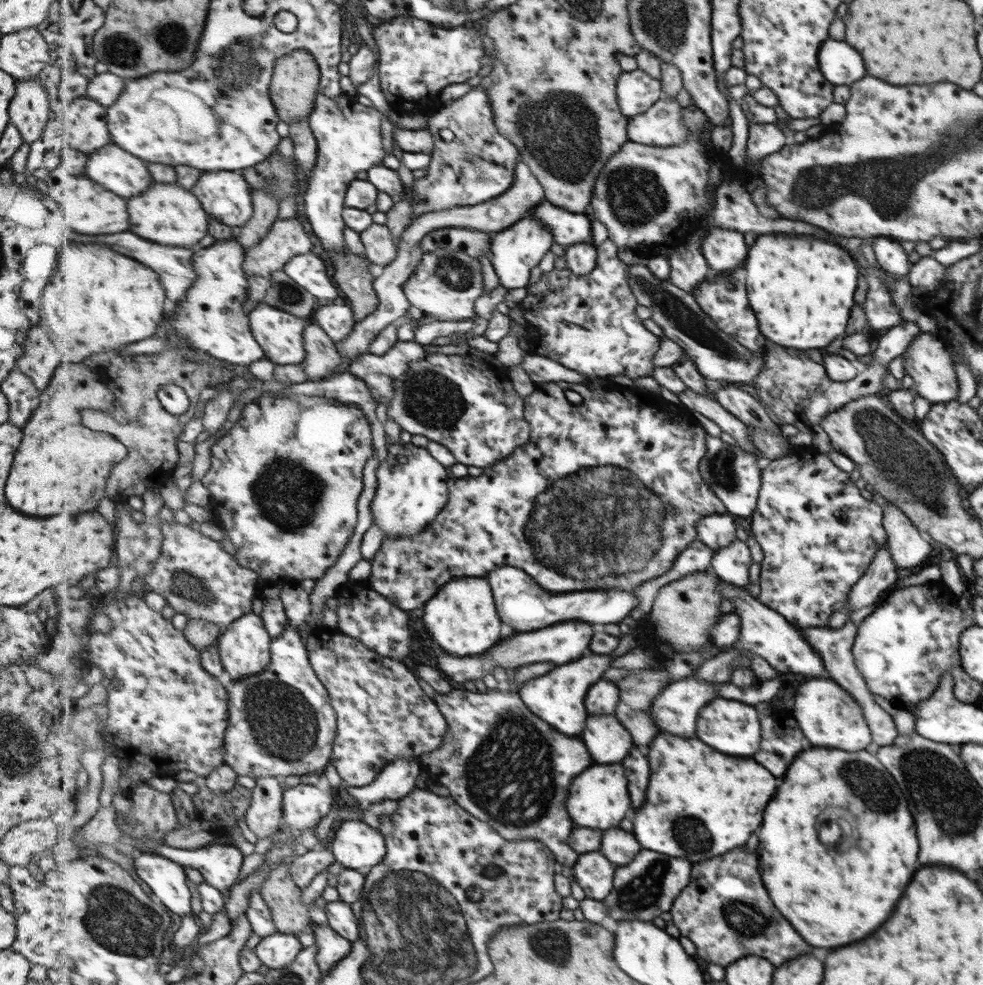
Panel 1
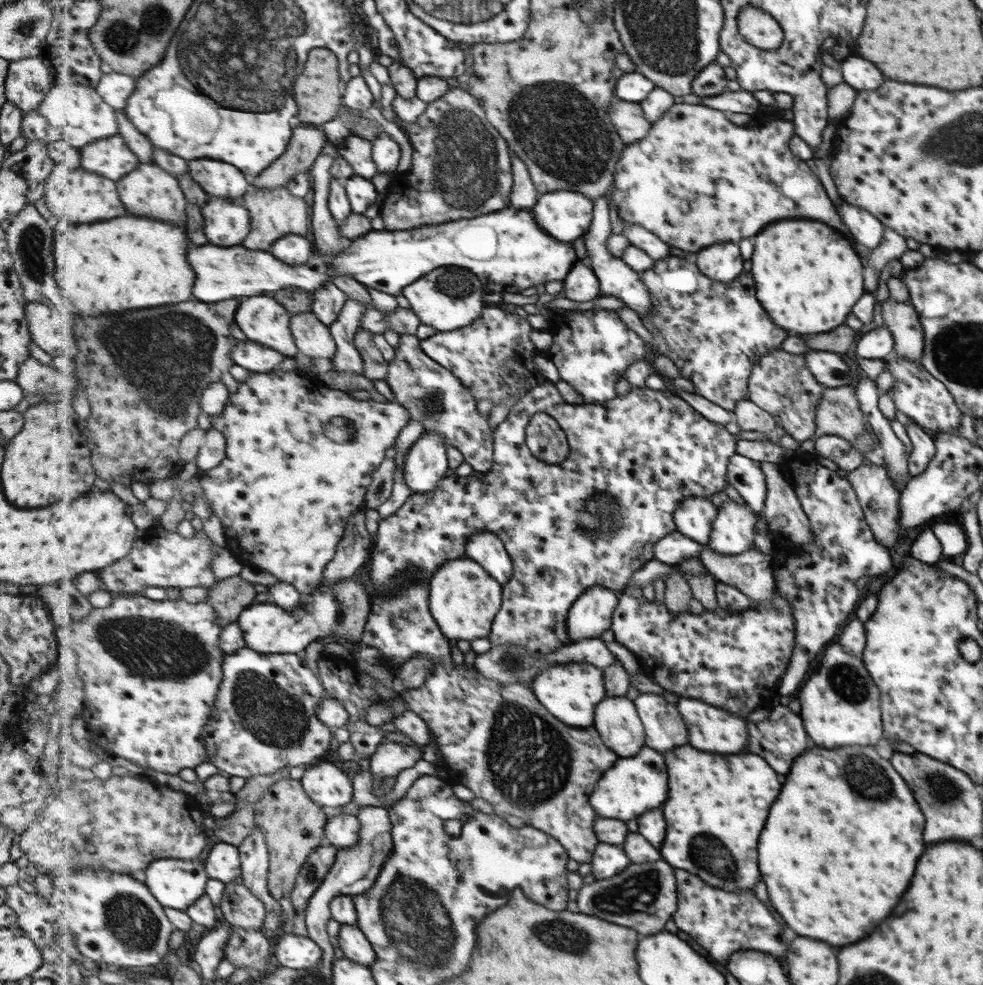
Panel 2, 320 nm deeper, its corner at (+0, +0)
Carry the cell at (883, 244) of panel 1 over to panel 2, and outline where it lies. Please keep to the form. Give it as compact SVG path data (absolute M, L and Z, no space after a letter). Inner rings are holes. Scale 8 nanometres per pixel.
M841 200L835 209L839 213L845 226L848 227L849 234L857 243L866 250L877 248L877 244L883 238L883 225L866 210L848 205Z

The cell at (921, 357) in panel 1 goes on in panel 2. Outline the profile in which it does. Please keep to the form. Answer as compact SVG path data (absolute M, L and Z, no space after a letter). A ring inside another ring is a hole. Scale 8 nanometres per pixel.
M887 297L881 304L881 317L891 333L893 350L908 361L919 361L923 350L923 333L918 315L909 303Z

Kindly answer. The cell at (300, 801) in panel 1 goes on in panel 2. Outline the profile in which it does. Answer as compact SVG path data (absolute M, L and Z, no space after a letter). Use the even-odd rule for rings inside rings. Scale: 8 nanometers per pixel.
M331 756L309 766L300 781L309 798L330 812L353 802L353 782Z

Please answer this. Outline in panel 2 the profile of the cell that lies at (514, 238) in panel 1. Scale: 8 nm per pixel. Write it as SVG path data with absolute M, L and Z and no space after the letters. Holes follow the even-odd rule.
M572 190L544 194L532 208L539 226L559 242L572 243L588 232L594 219L595 201Z

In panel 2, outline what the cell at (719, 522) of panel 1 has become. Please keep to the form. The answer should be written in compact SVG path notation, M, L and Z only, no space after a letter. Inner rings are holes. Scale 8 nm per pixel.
M685 498L675 512L677 531L695 542L709 545L719 508L709 498Z

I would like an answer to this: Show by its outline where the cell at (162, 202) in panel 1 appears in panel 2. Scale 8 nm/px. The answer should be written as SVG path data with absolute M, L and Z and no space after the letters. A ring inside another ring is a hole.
M140 163L141 170L133 170L133 174L127 174L125 178L121 178L121 182L117 182L123 202L127 210L131 210L137 216L147 216L155 220L173 222L177 226L185 226L187 224L187 214L185 214L187 200L179 186L179 180L155 164Z

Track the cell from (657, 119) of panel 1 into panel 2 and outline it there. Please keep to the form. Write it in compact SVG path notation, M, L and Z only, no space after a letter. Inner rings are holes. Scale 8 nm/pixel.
M613 98L611 115L617 132L628 145L643 140L652 129L653 122L644 114L640 103Z

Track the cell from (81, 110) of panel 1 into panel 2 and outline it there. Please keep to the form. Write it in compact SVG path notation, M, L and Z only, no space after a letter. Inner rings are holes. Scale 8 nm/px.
M68 78L53 80L40 104L31 113L23 113L20 120L20 136L27 142L38 140L45 144L50 142L71 143L82 149L99 138L115 136L119 130L117 112L105 99L97 94L96 87L75 83Z

